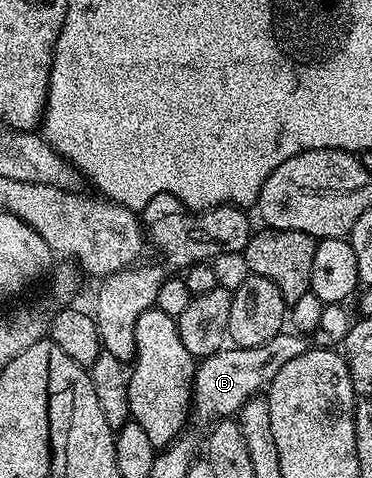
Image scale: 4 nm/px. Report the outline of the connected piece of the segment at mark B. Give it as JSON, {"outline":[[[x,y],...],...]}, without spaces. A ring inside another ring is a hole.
{"outline":[[[348,303],[326,304],[321,315],[321,327],[313,329],[310,337],[298,334],[293,330],[283,330],[271,342],[263,346],[251,346],[250,348],[238,348],[236,346],[226,347],[214,356],[204,357],[196,365],[193,374],[193,402],[191,405],[191,416],[195,421],[212,425],[222,418],[236,417],[241,407],[249,401],[252,396],[264,393],[269,384],[291,362],[291,358],[299,358],[311,346],[314,348],[336,349],[344,345],[347,334],[353,329],[355,323],[355,312]]]}

